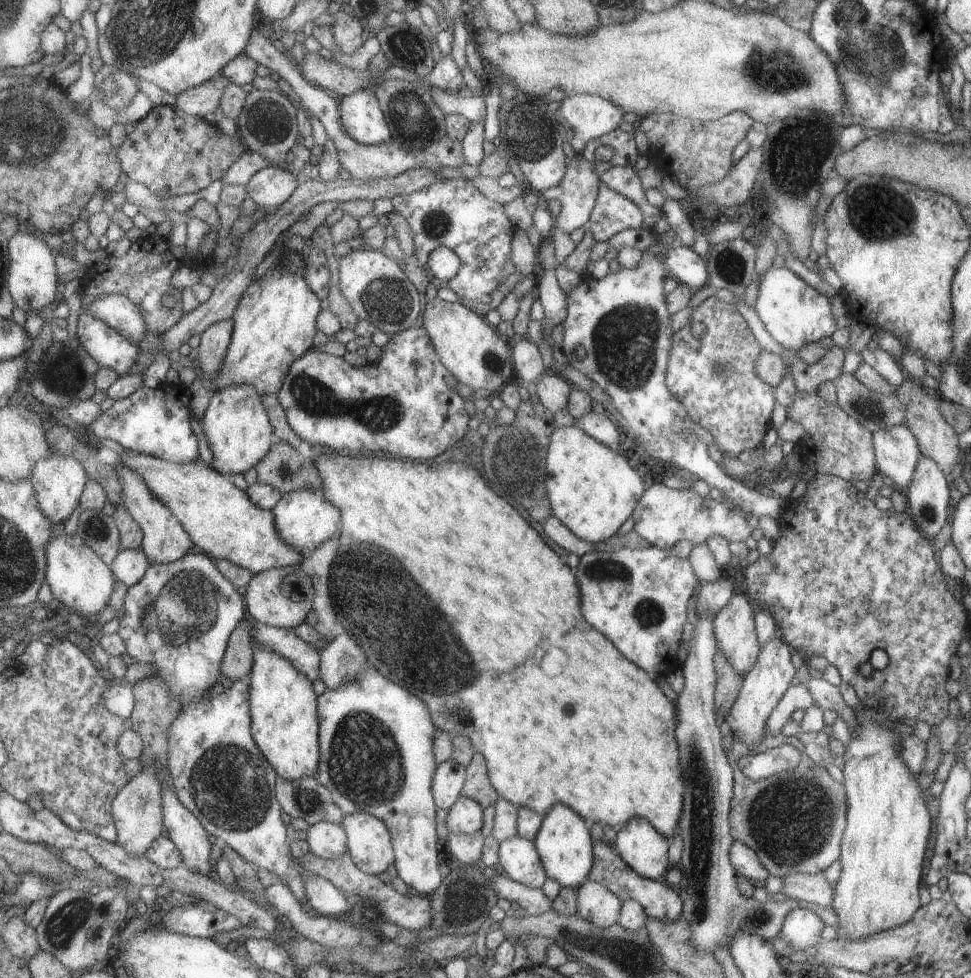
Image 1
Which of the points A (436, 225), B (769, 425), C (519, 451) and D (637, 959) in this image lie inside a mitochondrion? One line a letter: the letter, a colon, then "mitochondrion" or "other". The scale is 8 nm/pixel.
A: mitochondrion
B: other
C: mitochondrion
D: mitochondrion

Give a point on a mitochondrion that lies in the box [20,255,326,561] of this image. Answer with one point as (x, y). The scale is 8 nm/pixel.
(65, 372)

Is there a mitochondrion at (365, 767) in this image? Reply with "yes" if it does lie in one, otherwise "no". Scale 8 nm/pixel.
yes

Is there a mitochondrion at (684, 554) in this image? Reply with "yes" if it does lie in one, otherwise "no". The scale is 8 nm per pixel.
no

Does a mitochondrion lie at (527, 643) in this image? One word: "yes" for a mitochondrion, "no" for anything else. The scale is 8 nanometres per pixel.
no

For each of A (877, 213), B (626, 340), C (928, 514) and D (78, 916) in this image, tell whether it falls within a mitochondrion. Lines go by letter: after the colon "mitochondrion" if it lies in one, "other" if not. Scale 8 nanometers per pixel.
A: mitochondrion
B: mitochondrion
C: mitochondrion
D: mitochondrion

